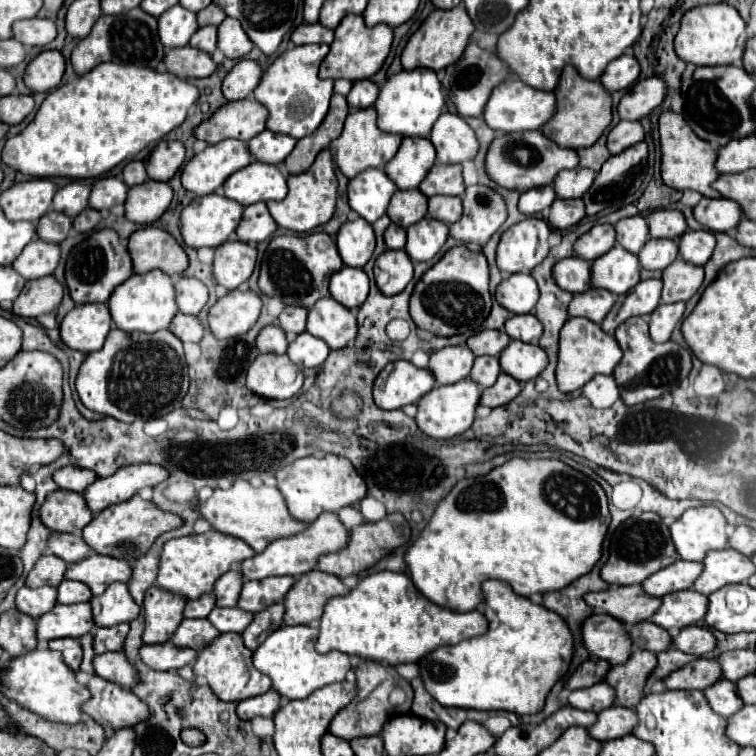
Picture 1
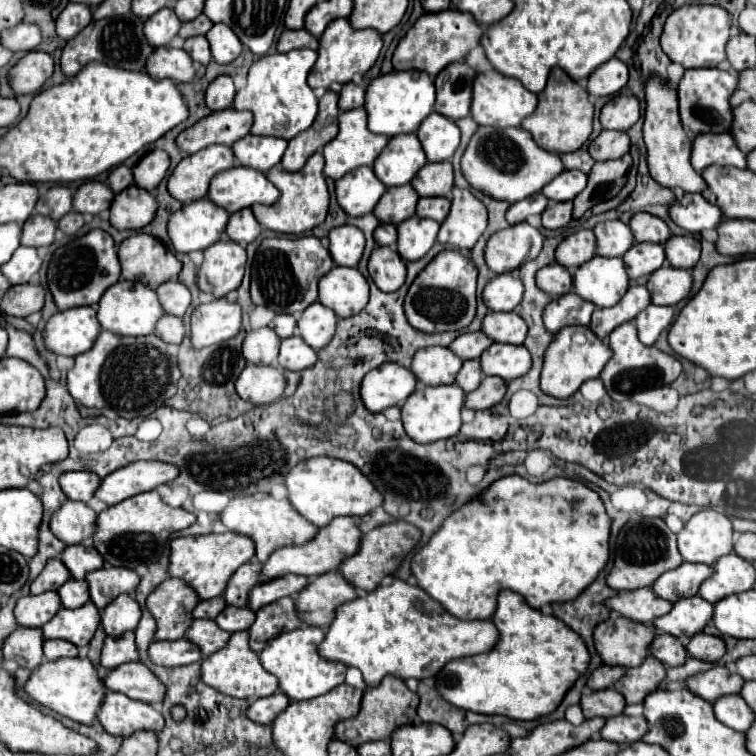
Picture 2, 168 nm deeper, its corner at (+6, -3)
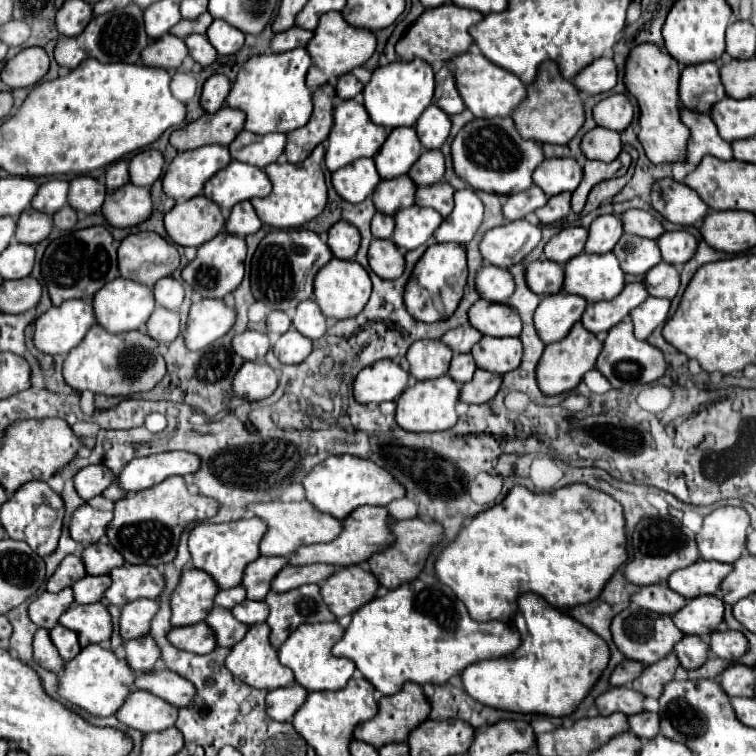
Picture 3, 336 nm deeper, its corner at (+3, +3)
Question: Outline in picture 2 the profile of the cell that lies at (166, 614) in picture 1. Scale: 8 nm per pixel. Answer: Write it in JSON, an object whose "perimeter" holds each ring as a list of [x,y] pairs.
{"perimeter":[[[170,577],[160,583],[148,597],[148,609],[158,623],[156,639],[182,639],[194,621],[192,611],[198,601],[198,593],[182,579]]]}

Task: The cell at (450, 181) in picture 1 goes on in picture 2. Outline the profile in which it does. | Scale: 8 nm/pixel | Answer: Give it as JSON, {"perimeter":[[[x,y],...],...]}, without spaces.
{"perimeter":[[[450,161],[442,163],[426,163],[416,175],[414,181],[410,181],[414,191],[420,197],[436,197],[436,195],[448,195],[454,187],[454,175]]]}

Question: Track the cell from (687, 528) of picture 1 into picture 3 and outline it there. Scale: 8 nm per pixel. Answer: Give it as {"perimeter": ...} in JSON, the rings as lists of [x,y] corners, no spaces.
{"perimeter":[[[717,507],[705,515],[695,541],[703,559],[733,563],[745,553],[749,515],[741,507]]]}

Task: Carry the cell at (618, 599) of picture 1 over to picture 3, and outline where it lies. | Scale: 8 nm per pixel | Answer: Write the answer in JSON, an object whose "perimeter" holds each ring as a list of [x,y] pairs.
{"perimeter":[[[645,585],[631,595],[631,603],[635,603],[645,611],[673,615],[687,603],[687,599],[671,591],[667,585]]]}

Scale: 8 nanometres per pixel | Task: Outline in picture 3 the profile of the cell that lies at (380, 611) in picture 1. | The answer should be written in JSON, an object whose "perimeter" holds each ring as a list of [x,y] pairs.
{"perimeter":[[[415,579],[359,607],[331,651],[335,657],[351,659],[381,695],[393,695],[405,681],[419,685],[445,683],[449,677],[459,675],[467,665],[481,659],[503,657],[515,651],[519,643],[521,637],[509,623],[473,621],[467,607],[449,587],[437,581],[427,585],[421,579]]]}

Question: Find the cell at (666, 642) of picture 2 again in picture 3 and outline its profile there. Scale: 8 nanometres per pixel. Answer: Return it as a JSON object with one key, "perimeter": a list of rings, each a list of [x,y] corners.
{"perimeter":[[[683,635],[679,643],[675,643],[673,653],[677,655],[681,667],[685,669],[697,669],[703,665],[707,659],[709,643],[703,637],[693,637],[693,635]]]}

